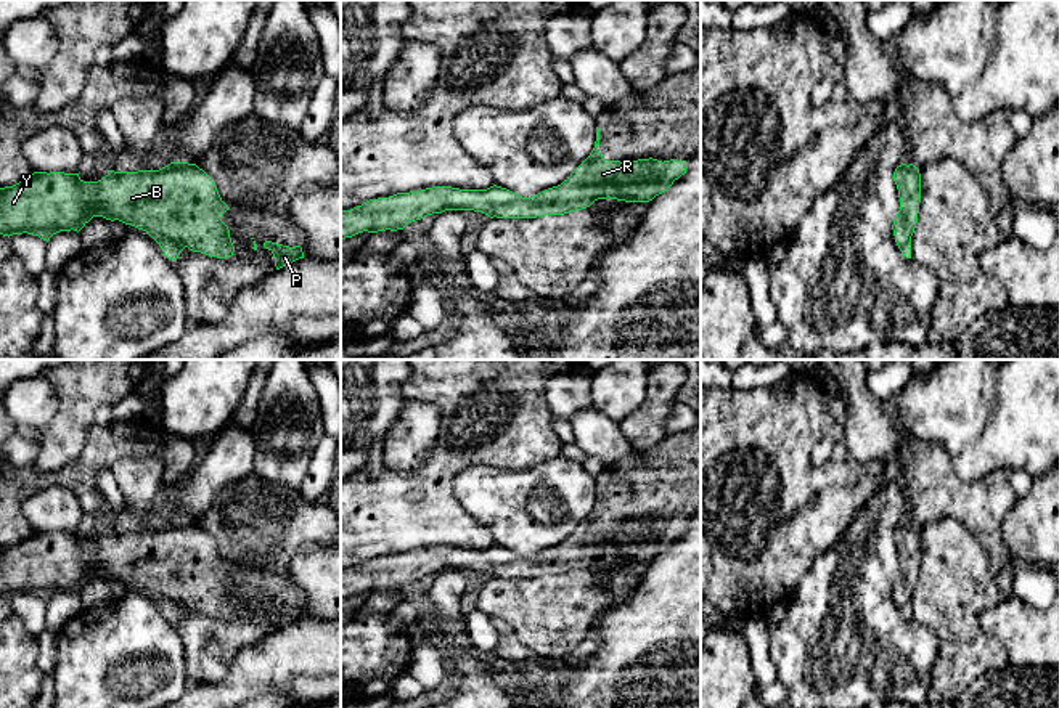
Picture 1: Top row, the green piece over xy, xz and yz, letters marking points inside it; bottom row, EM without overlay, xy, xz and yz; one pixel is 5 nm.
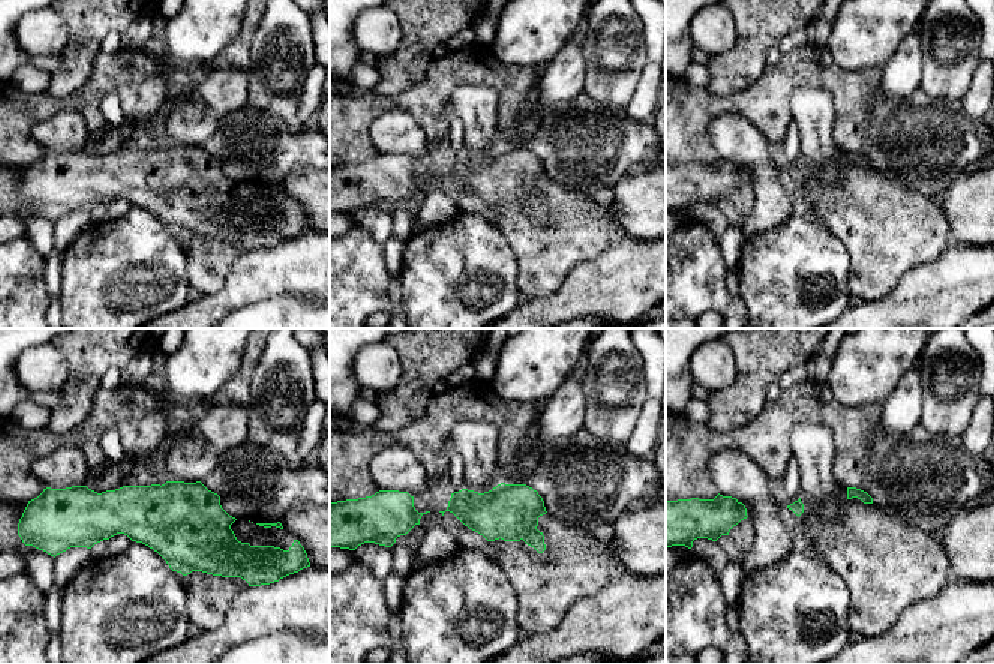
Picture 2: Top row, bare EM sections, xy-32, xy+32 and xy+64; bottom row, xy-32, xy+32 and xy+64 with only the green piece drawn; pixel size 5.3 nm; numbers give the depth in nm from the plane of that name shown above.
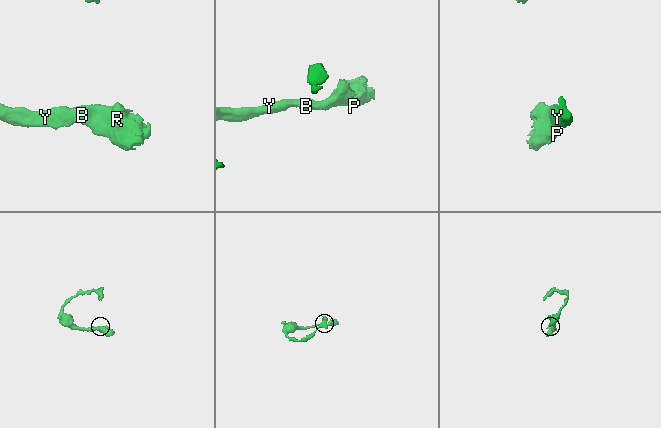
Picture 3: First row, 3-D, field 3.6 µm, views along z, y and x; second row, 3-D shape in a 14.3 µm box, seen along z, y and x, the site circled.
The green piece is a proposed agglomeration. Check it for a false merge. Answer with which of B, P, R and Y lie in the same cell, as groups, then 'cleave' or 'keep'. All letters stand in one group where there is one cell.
groups B P R Y; keep

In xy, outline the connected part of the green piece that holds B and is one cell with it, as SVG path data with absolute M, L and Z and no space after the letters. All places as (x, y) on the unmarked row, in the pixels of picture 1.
M170 522L159 530L109 530L98 541L84 541L79 533L34 531L24 541L0 547L0 594L27 592L48 602L59 591L79 592L93 576L103 576L146 591L169 620L177 620L185 607L228 618L235 612L230 589L222 581L228 568L212 538L188 522Z

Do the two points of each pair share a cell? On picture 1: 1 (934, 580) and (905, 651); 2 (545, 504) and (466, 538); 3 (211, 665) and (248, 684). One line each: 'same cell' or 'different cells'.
1: different cells
2: different cells
3: different cells

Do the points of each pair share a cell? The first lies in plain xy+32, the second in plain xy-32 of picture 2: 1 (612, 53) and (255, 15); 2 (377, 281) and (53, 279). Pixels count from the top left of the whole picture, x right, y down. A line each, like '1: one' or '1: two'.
1: two
2: two

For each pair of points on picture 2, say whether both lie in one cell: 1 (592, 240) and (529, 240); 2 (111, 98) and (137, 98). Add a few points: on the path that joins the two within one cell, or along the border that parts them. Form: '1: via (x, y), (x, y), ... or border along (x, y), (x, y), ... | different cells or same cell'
1: via (577, 240), (544, 240) | same cell
2: border along (111, 86), (128, 117) | different cells

